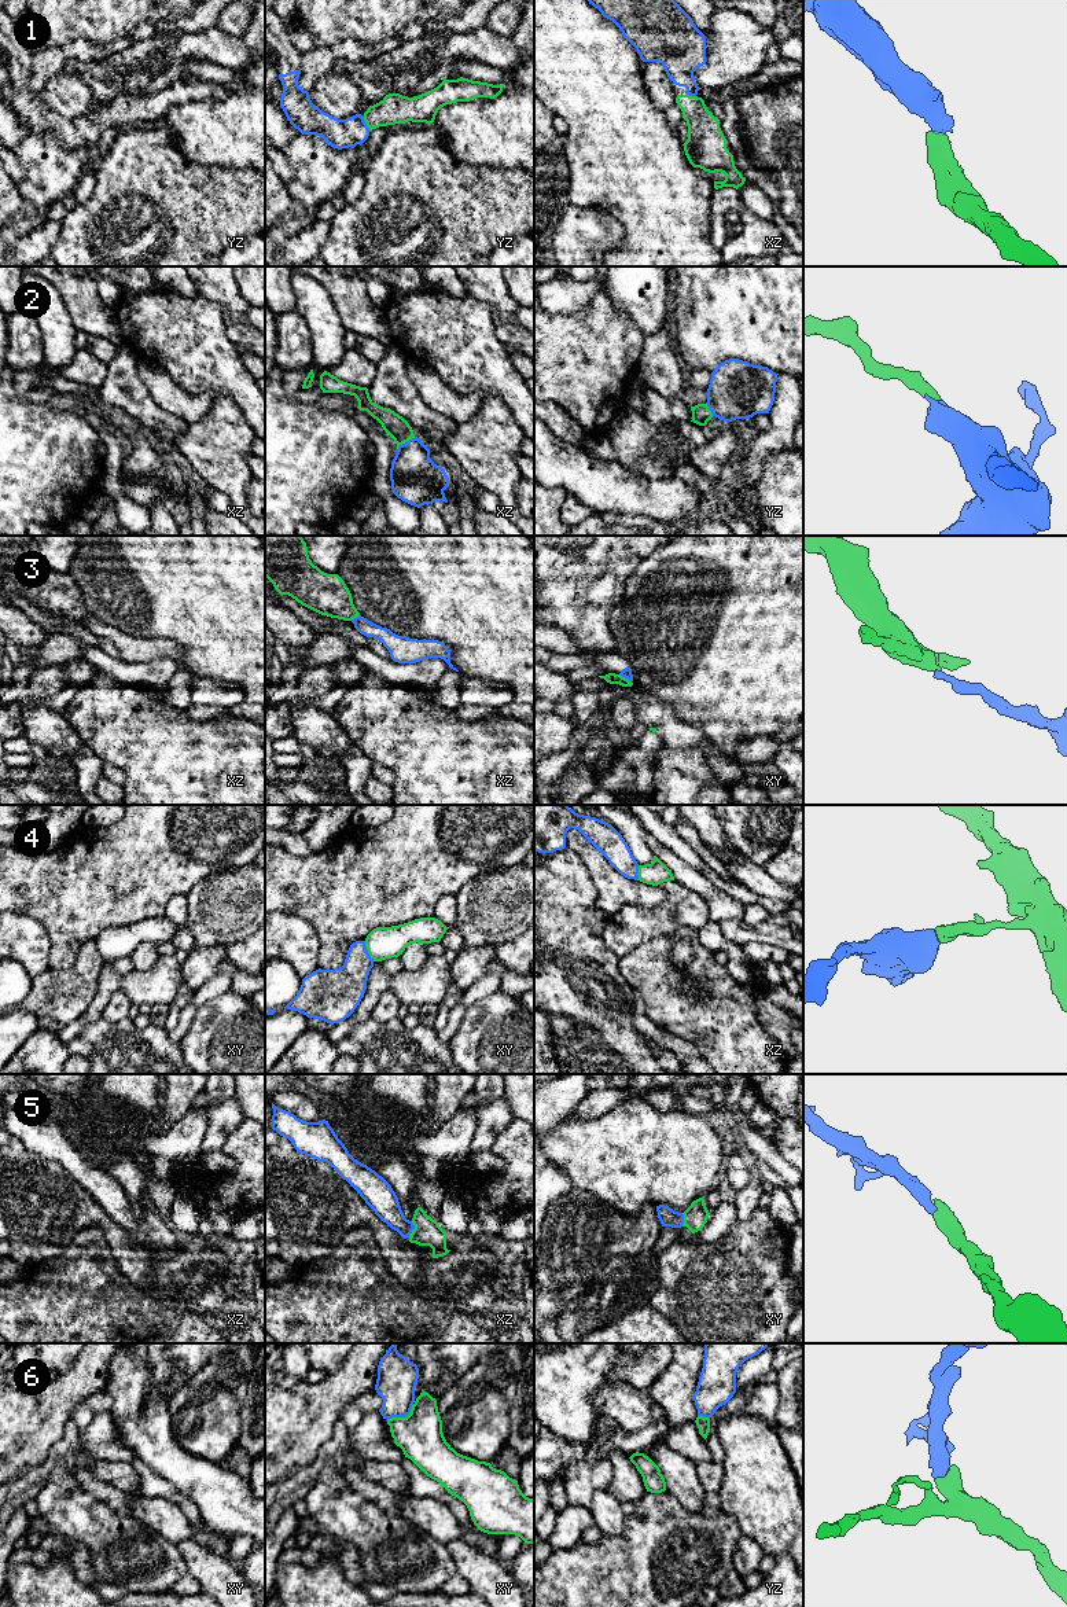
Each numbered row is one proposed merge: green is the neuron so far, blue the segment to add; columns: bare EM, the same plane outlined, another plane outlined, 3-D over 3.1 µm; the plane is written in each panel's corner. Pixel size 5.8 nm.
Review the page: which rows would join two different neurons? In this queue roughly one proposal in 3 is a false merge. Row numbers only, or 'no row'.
3, 4

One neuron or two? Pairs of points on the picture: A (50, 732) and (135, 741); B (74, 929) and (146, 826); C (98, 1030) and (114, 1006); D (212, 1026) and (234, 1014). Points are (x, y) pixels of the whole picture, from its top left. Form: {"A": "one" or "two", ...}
{"A": "two", "B": "one", "C": "two", "D": "one"}

